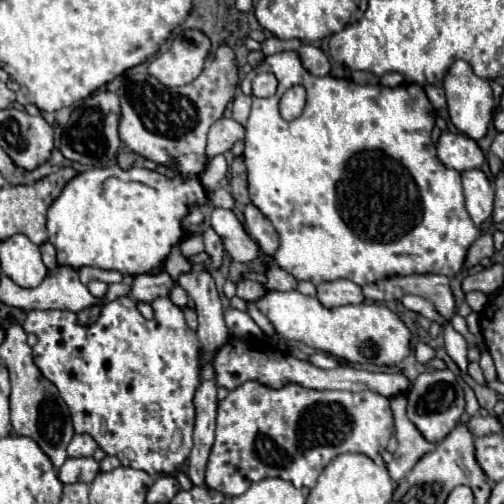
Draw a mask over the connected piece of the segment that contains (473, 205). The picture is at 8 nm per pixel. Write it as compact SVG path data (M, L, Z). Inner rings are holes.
M470 169L462 173L462 185L464 185L464 197L466 197L466 209L472 217L472 221L480 227L482 221L486 221L492 215L492 203L494 203L494 189L480 169Z

